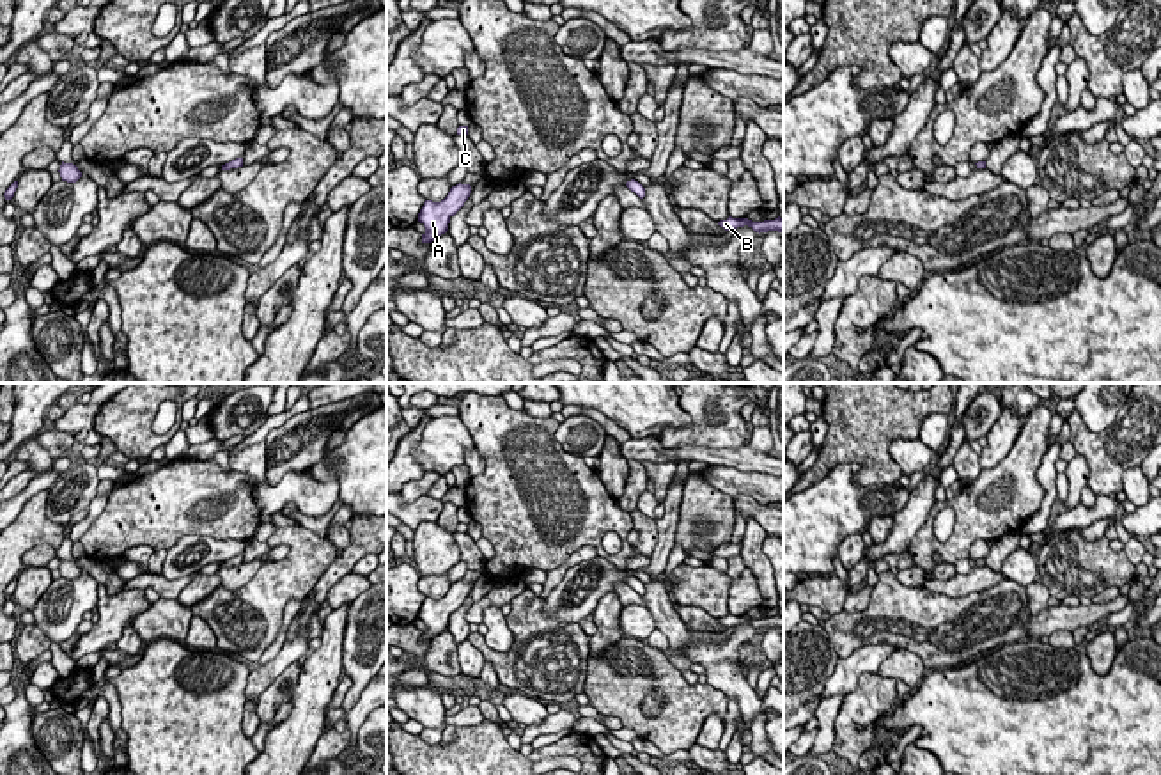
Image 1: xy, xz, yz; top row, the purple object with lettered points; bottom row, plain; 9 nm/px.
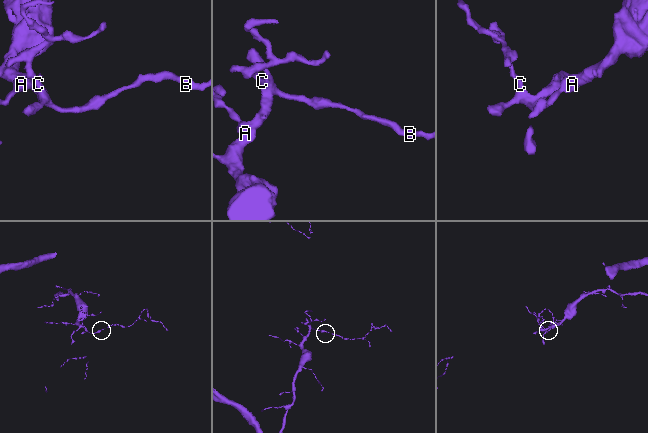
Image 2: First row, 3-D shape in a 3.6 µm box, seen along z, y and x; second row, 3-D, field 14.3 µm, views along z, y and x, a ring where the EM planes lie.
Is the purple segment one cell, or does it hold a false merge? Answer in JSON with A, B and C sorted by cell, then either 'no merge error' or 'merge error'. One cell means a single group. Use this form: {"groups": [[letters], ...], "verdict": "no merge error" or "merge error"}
{"groups": [["A", "C"], ["B"]], "verdict": "merge error"}

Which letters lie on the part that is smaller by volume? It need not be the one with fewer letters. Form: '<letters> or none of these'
B

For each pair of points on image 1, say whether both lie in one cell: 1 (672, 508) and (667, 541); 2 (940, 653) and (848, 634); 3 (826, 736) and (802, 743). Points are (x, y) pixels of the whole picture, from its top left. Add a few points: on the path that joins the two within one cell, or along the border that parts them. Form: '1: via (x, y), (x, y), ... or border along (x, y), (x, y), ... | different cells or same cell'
1: via (670, 516), (667, 532) | same cell
2: via (917, 630), (871, 630) | same cell
3: border along (818, 728), (809, 752) | different cells

